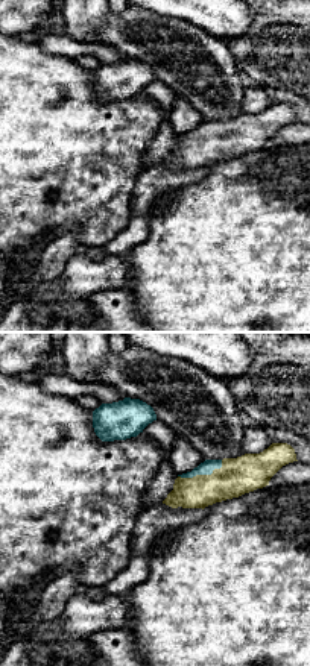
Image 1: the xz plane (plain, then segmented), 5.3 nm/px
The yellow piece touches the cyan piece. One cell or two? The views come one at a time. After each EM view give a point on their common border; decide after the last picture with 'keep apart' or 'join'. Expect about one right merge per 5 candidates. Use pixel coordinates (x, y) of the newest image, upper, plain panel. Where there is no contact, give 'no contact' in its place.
contact (202, 135)

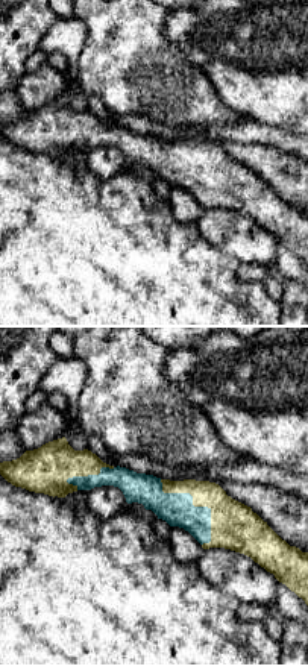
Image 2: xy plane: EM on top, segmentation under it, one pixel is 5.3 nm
contact (194, 166)

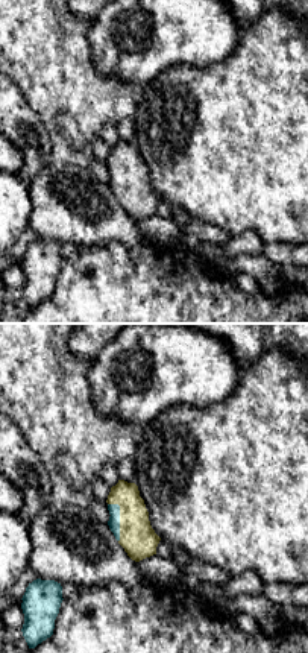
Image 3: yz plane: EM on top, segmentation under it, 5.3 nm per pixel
contact (120, 178)

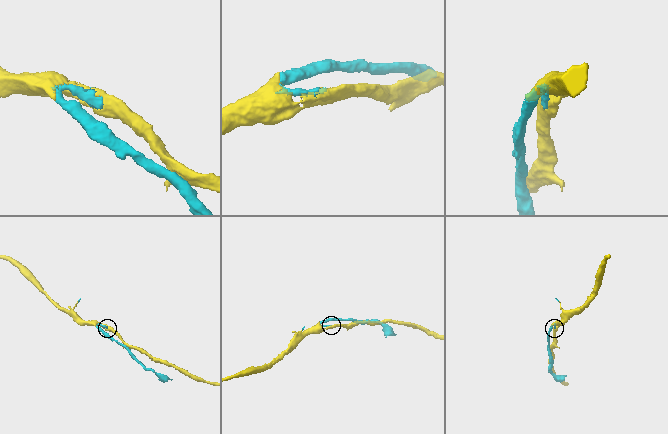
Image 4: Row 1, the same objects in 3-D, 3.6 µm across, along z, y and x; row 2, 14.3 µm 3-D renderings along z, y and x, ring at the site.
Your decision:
join

